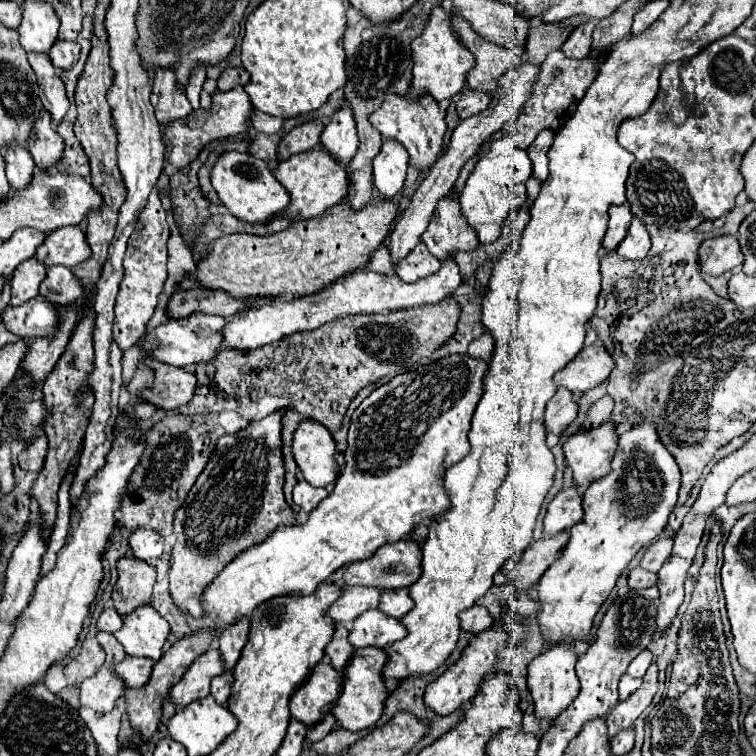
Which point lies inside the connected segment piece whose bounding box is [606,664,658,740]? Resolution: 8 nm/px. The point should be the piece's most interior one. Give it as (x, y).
(622, 717)

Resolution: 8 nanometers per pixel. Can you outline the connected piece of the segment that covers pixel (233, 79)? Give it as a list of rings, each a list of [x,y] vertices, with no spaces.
[[[226,68],[218,78],[218,90],[228,92],[234,86],[246,86],[248,80],[250,80],[250,74],[244,68]]]

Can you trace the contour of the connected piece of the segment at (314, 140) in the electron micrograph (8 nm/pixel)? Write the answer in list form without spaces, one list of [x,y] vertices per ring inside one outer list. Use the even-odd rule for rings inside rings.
[[[314,120],[314,122],[306,122],[302,126],[296,126],[292,132],[288,132],[278,146],[278,158],[280,160],[288,160],[292,154],[298,152],[306,152],[312,150],[314,146],[318,146],[318,138],[322,134],[322,122]]]

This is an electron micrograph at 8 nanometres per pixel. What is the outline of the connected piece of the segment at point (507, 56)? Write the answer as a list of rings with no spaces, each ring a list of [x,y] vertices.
[[[454,12],[454,30],[460,36],[460,40],[466,44],[466,48],[474,52],[474,58],[476,58],[476,66],[472,68],[472,72],[468,72],[468,78],[466,78],[468,88],[486,92],[494,98],[502,74],[508,72],[510,68],[520,66],[520,60],[522,60],[520,52],[504,50],[498,44],[492,44],[476,36],[476,32],[472,32],[466,20],[462,20],[456,12]]]

